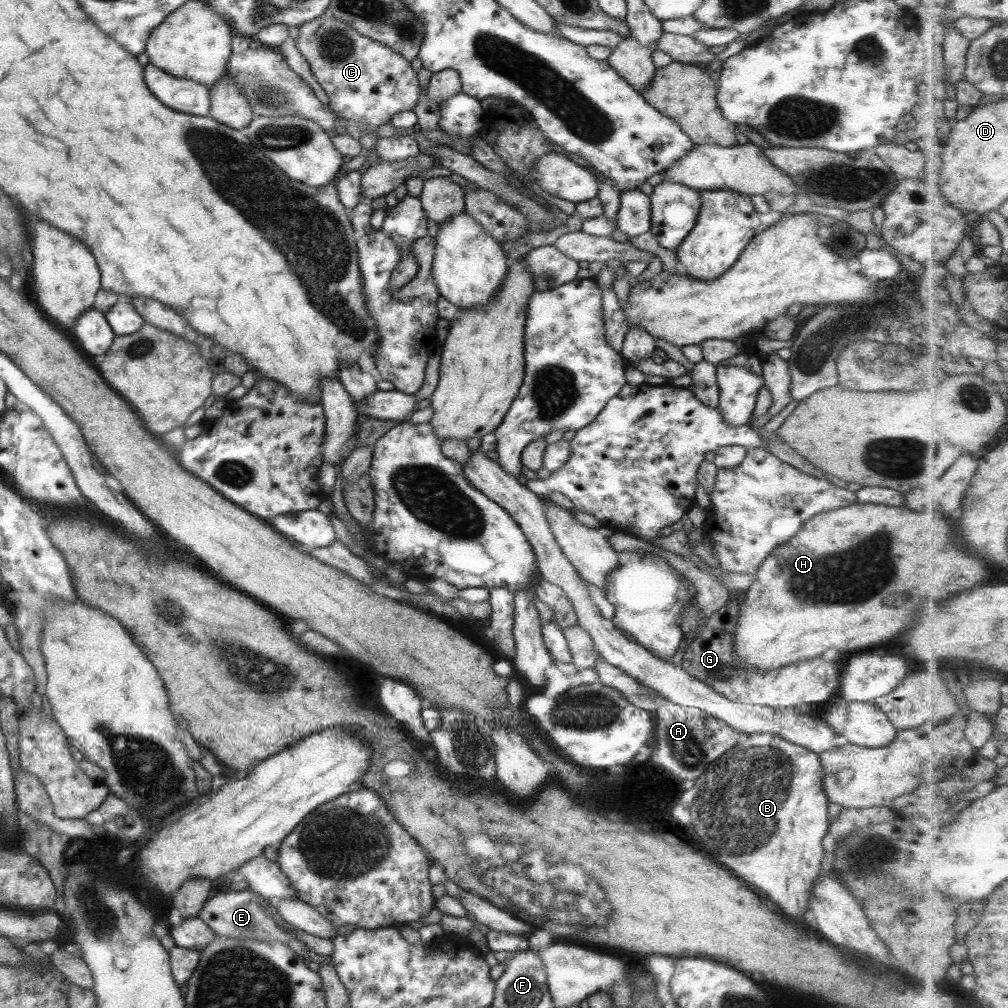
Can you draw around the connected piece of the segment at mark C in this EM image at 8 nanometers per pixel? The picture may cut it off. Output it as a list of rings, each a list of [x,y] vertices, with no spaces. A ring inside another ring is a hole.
[[[325,12],[315,20],[298,26],[298,35],[294,40],[294,46],[305,58],[315,80],[327,95],[328,109],[336,113],[339,119],[349,121],[358,128],[375,129],[375,127],[385,125],[395,113],[412,111],[413,107],[416,107],[416,100],[421,91],[430,98],[430,101],[436,103],[444,102],[447,98],[460,92],[460,76],[451,69],[432,73],[428,86],[424,90],[420,90],[416,72],[411,69],[410,62],[381,43],[357,34],[356,30],[349,28],[344,22],[332,16],[326,16]]]

